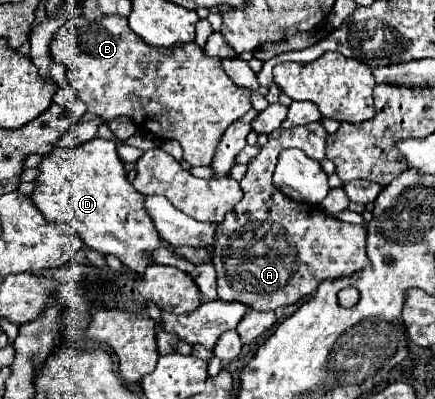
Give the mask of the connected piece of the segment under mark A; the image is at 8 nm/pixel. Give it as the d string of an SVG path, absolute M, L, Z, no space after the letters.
M317 120L313 124L295 126L295 128L279 128L267 136L267 144L261 146L259 154L247 164L247 174L241 180L243 198L241 202L225 216L215 230L215 244L213 244L213 266L217 270L217 292L221 300L227 302L243 302L259 312L269 312L279 306L289 306L299 302L305 296L313 296L317 286L323 280L337 280L351 276L363 268L369 268L369 258L365 250L365 228L357 224L349 224L337 218L329 218L321 214L319 206L305 206L287 198L281 190L273 186L271 174L277 164L277 156L285 148L299 148L313 160L325 158L325 138L327 130Z

